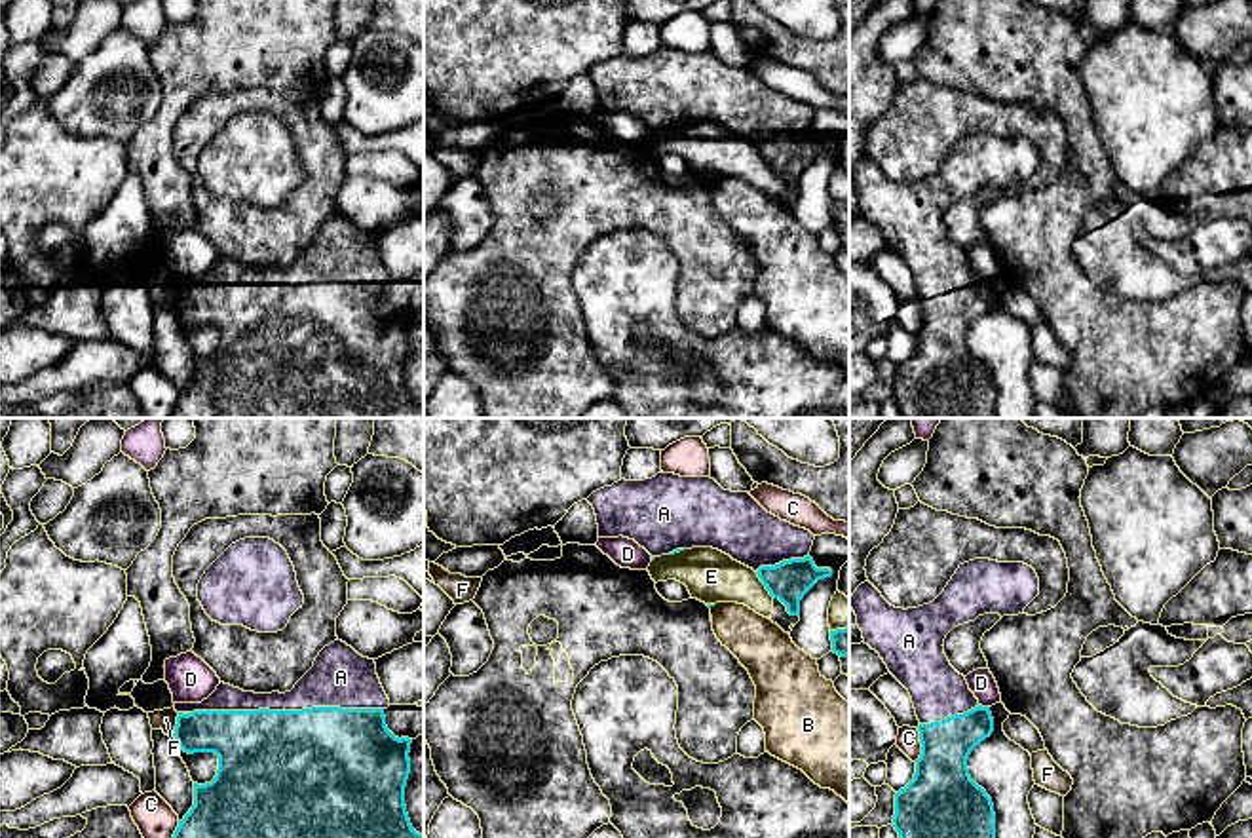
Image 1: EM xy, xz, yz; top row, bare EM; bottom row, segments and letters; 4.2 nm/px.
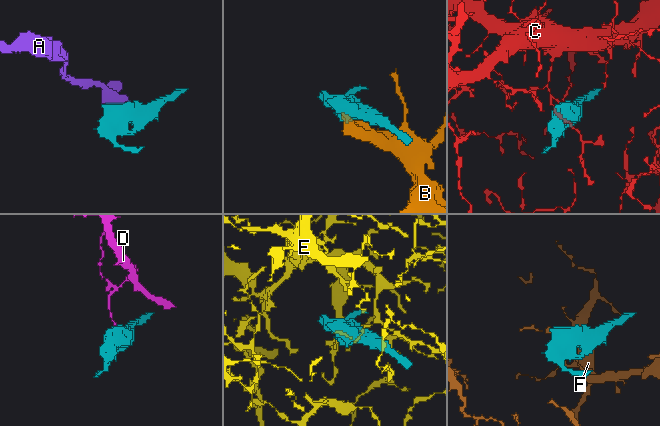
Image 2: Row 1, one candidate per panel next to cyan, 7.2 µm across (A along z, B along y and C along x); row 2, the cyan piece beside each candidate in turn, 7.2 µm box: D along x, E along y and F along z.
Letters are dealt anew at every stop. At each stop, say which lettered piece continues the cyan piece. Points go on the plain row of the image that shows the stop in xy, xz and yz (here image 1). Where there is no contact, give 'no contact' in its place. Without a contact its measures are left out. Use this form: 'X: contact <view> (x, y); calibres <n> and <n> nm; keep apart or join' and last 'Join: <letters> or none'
A: contact xy (284, 284); calibres 500 and 220 nm; join
B: contact xz (711, 179); calibres 20 and 220 nm; keep apart
C: contact yz (922, 320); calibres 300 and 100 nm; keep apart
D: contact yz (985, 282); calibres 200 and 110 nm; keep apart
E: contact xz (764, 158); calibres 170 and 220 nm; keep apart
F: contact xy (177, 299); calibres 220 and 90 nm; keep apart
Join: A

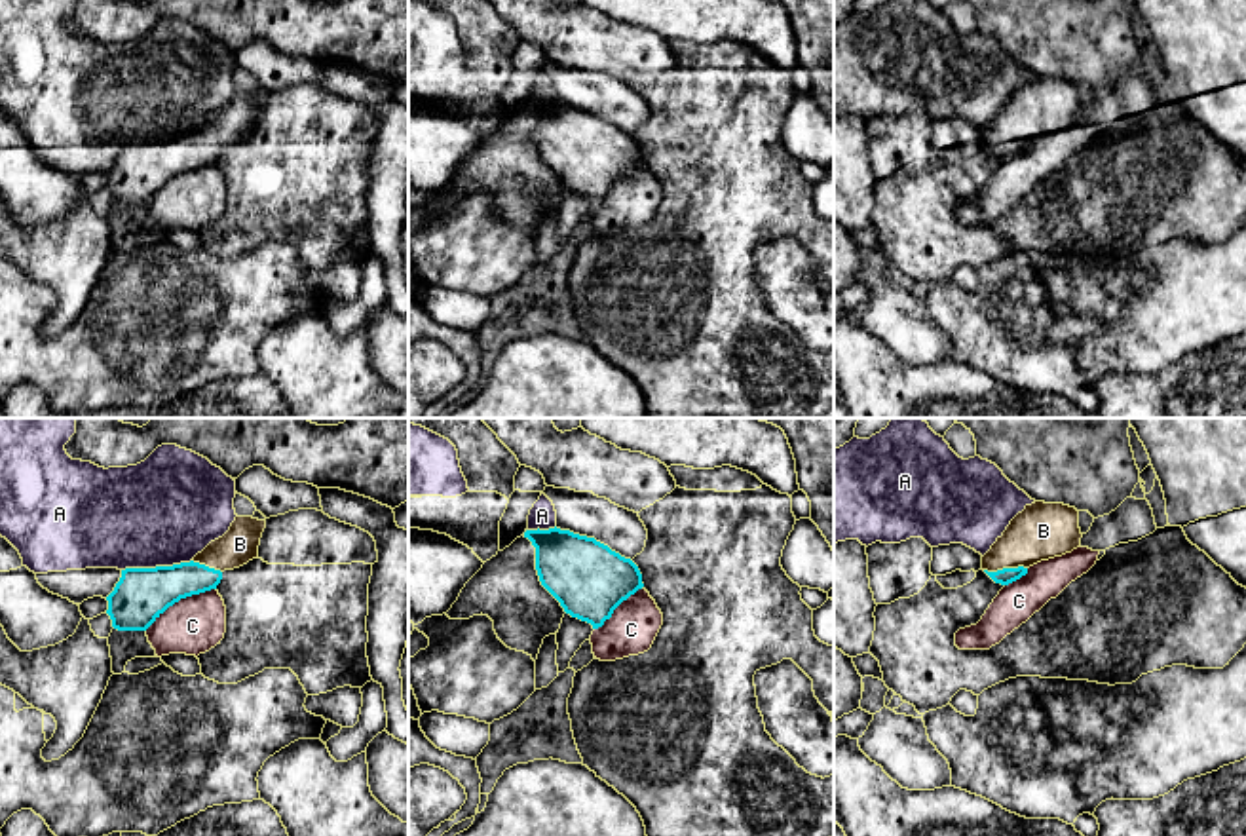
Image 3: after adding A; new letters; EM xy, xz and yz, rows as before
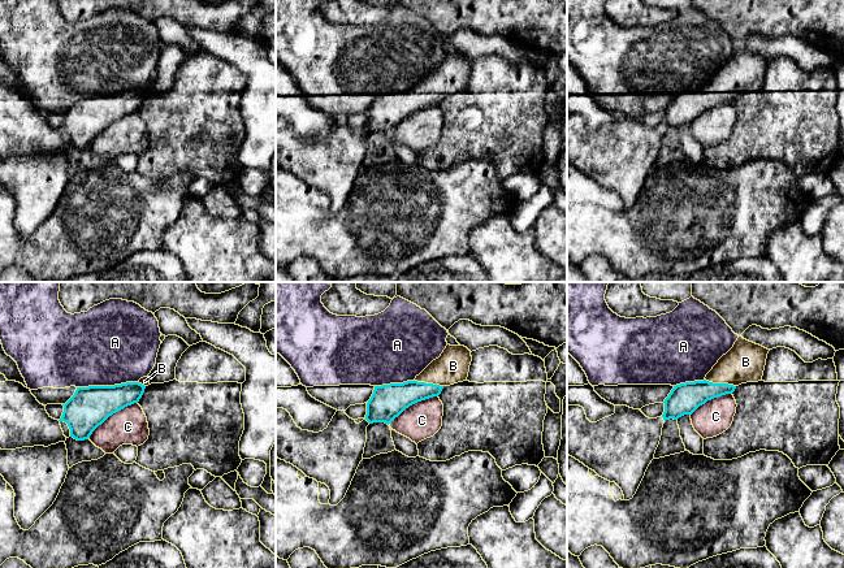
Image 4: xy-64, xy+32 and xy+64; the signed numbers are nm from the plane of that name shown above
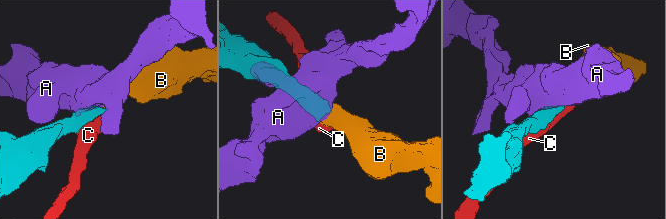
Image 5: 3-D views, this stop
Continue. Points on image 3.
A: contact xy (156, 141); calibres 220 and 460 nm; keep apart
B: contact yz (1005, 143); calibres 70 and 240 nm; join
C: contact xy (179, 173); calibres 220 and 240 nm; keep apart
Join: B

